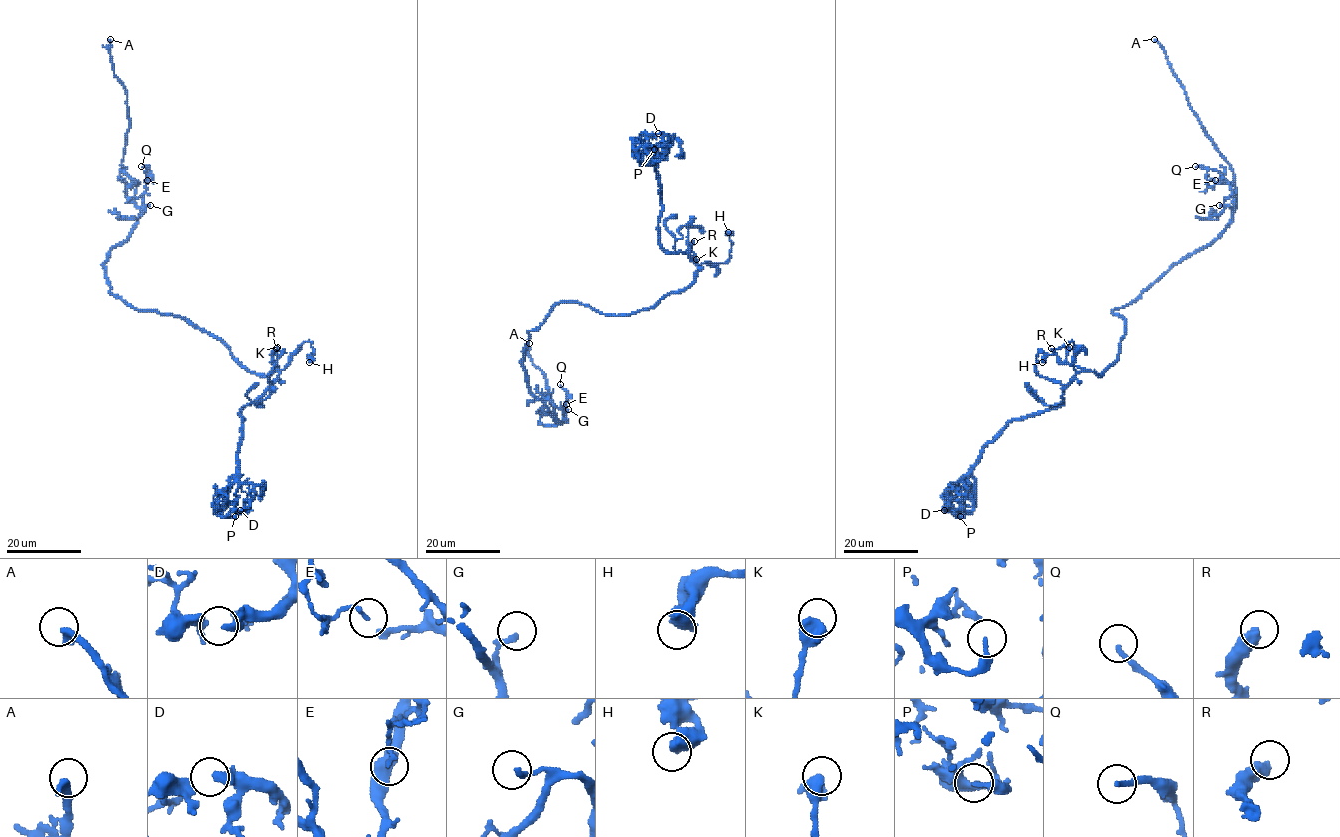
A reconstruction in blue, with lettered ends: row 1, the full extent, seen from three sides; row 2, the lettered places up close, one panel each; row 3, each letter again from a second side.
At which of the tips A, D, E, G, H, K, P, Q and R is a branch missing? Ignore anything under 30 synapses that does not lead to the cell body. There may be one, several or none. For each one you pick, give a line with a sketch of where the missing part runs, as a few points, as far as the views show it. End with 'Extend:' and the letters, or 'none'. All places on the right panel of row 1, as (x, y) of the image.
Extend: A

